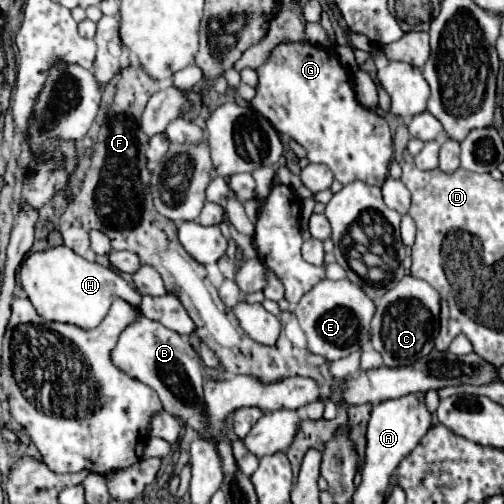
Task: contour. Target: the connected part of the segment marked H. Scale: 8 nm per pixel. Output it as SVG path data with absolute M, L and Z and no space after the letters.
M67 246L31 252L19 268L19 280L39 316L45 320L75 324L85 330L95 328L105 318L113 298L123 298L135 308L141 304L141 294L115 270L105 268L97 262L89 262Z

